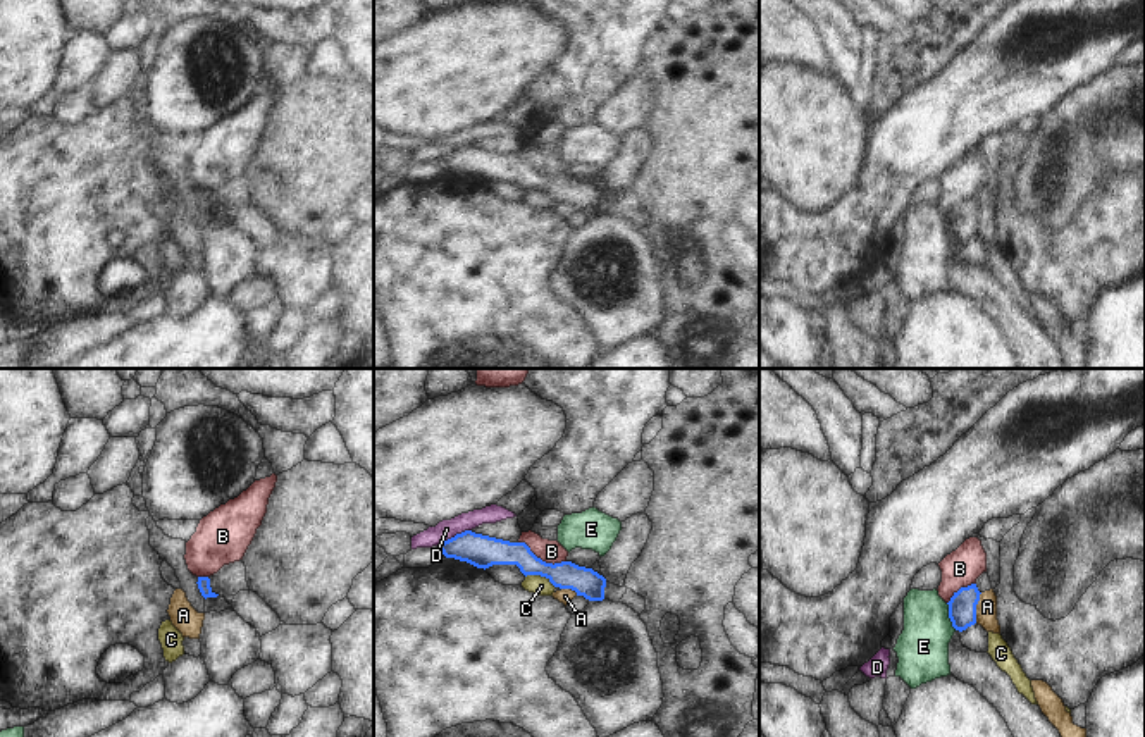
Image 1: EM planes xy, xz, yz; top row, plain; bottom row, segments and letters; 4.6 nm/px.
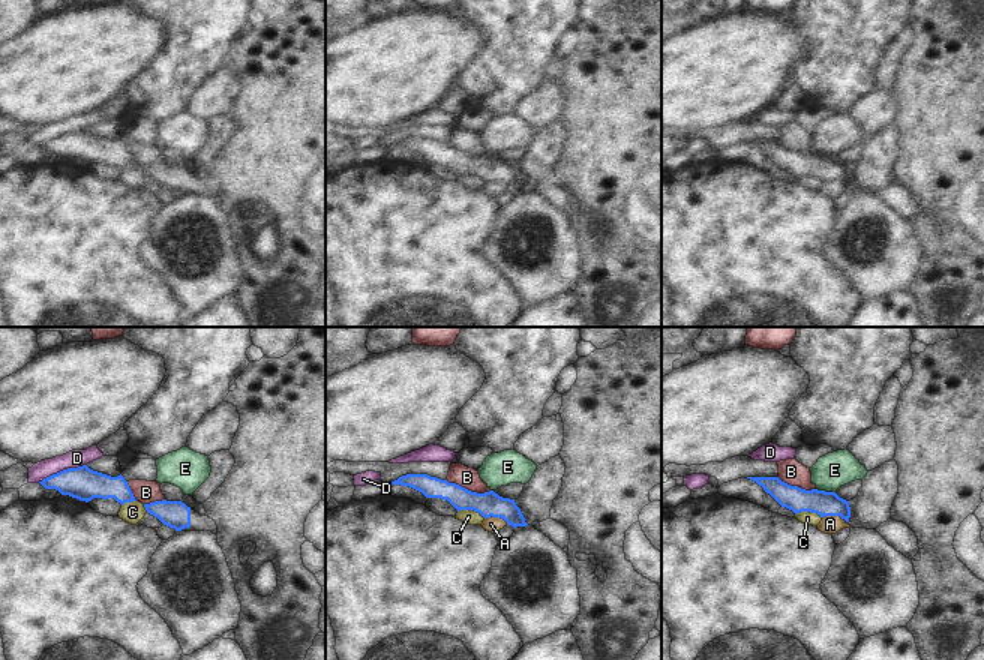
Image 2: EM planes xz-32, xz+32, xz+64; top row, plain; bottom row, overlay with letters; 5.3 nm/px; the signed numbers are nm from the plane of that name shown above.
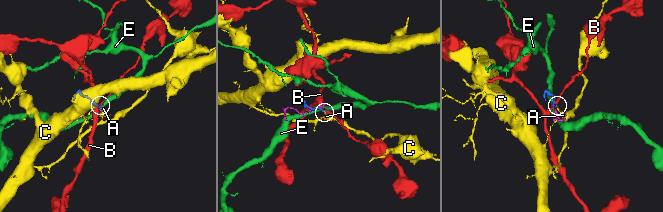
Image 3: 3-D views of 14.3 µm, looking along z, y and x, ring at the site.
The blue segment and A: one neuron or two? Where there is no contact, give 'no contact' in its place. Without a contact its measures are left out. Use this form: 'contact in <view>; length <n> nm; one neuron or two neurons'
contact in yz; length 150 nm; two neurons

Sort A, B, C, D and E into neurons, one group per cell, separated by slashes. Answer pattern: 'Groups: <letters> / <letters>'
Groups: A D / B / C / E

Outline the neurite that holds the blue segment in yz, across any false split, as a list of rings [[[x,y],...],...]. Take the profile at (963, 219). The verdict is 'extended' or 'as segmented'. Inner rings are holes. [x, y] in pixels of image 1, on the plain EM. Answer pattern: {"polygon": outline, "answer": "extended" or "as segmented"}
{"polygon": [[[976,198],[968,201],[961,201],[950,212],[949,219],[949,232],[952,241],[959,246],[976,238],[976,219],[980,215],[980,205]]], "answer": "as segmented"}

